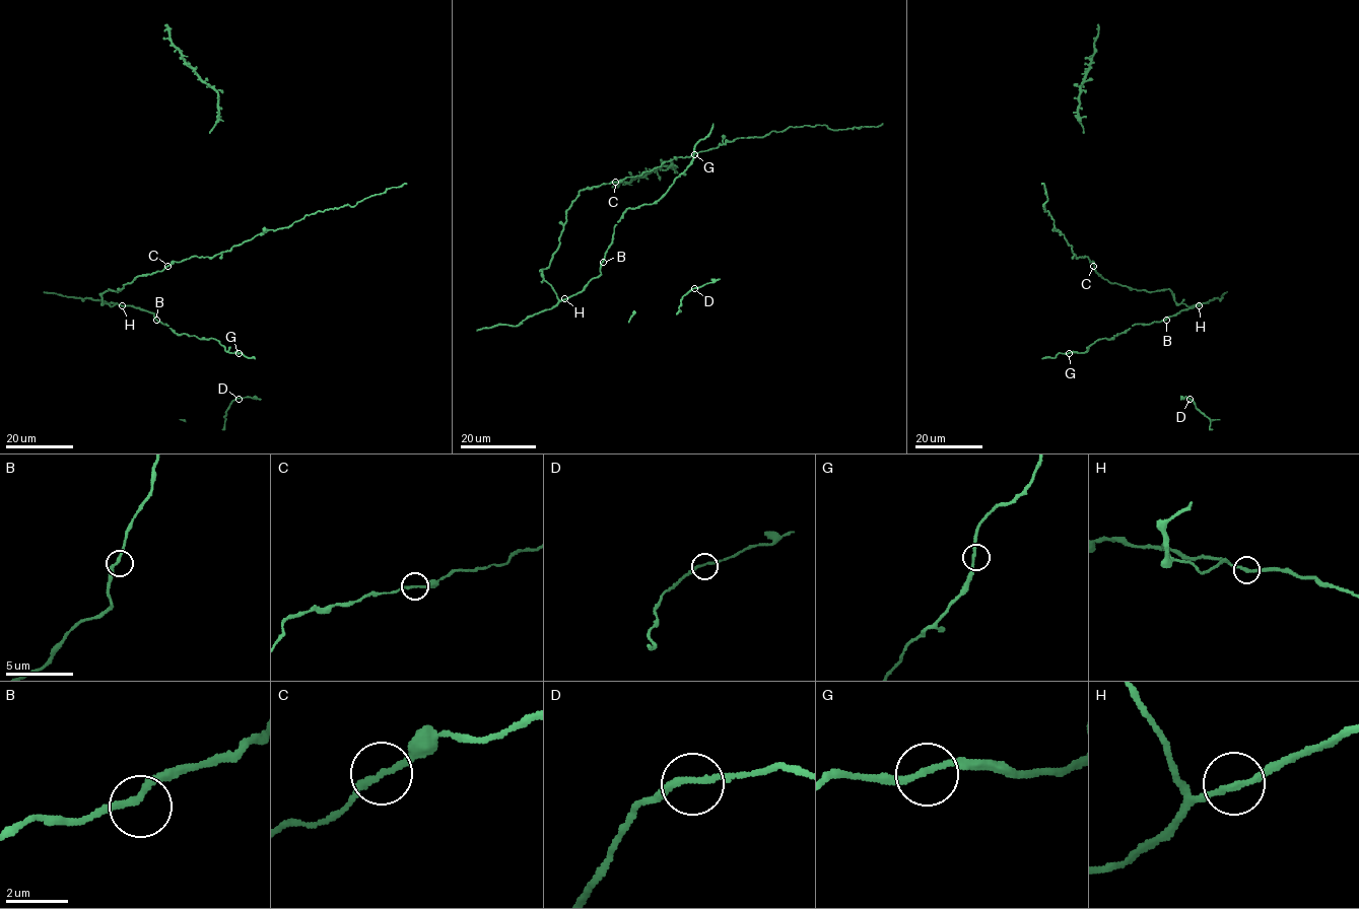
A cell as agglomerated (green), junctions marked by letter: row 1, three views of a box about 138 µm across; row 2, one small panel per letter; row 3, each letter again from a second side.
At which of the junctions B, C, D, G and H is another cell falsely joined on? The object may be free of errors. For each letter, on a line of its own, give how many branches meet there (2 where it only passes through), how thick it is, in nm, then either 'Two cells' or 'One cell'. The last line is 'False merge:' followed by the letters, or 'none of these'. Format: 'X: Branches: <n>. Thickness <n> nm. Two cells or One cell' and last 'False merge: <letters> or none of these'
B: Branches: 2. Thickness 180 nm. One cell
C: Branches: 2. Thickness 200 nm. One cell
D: Branches: 2. Thickness 200 nm. One cell
G: Branches: 2. Thickness 200 nm. One cell
H: Branches: 2. Thickness 200 nm. One cell
False merge: none of these

